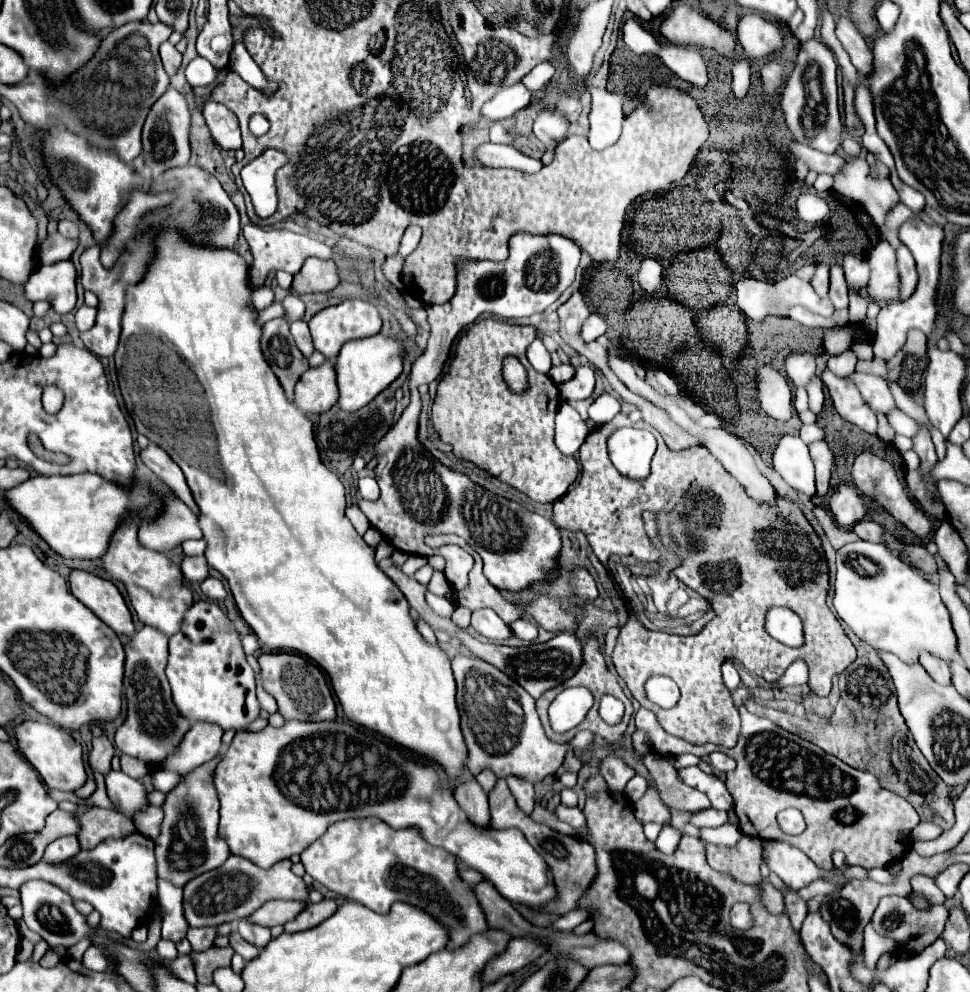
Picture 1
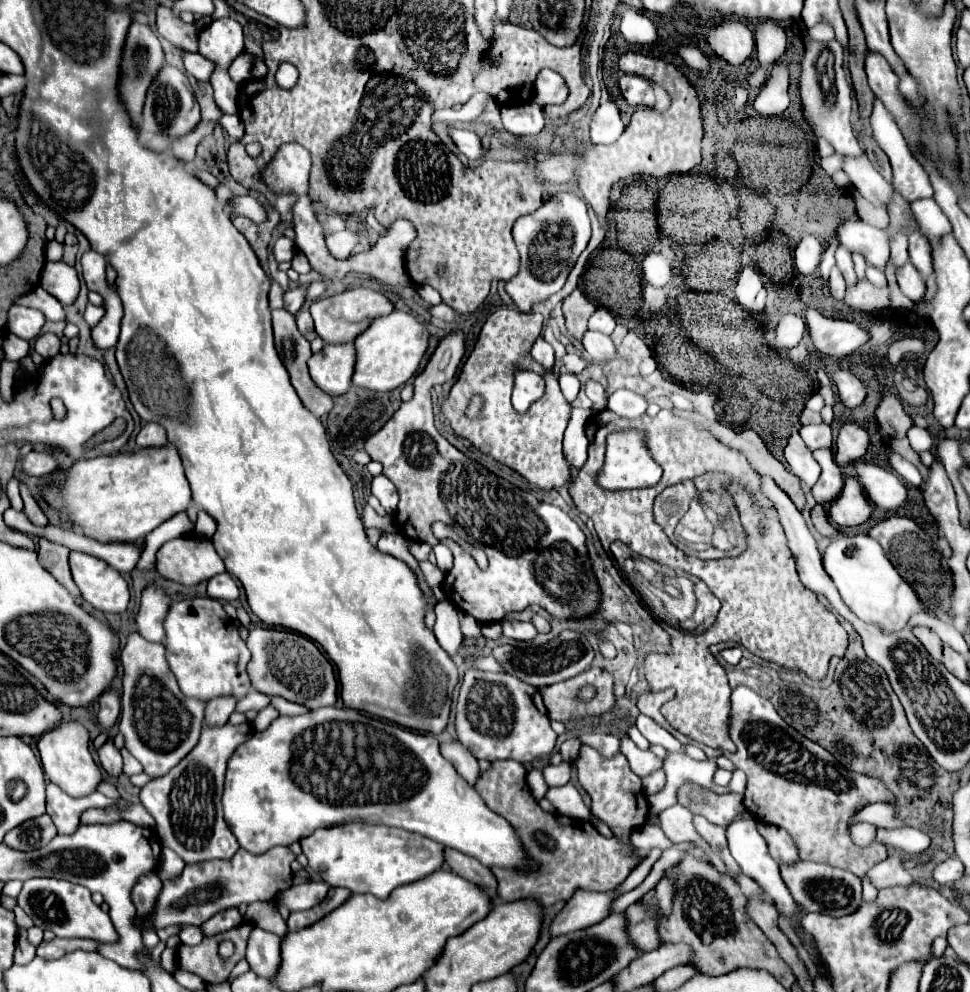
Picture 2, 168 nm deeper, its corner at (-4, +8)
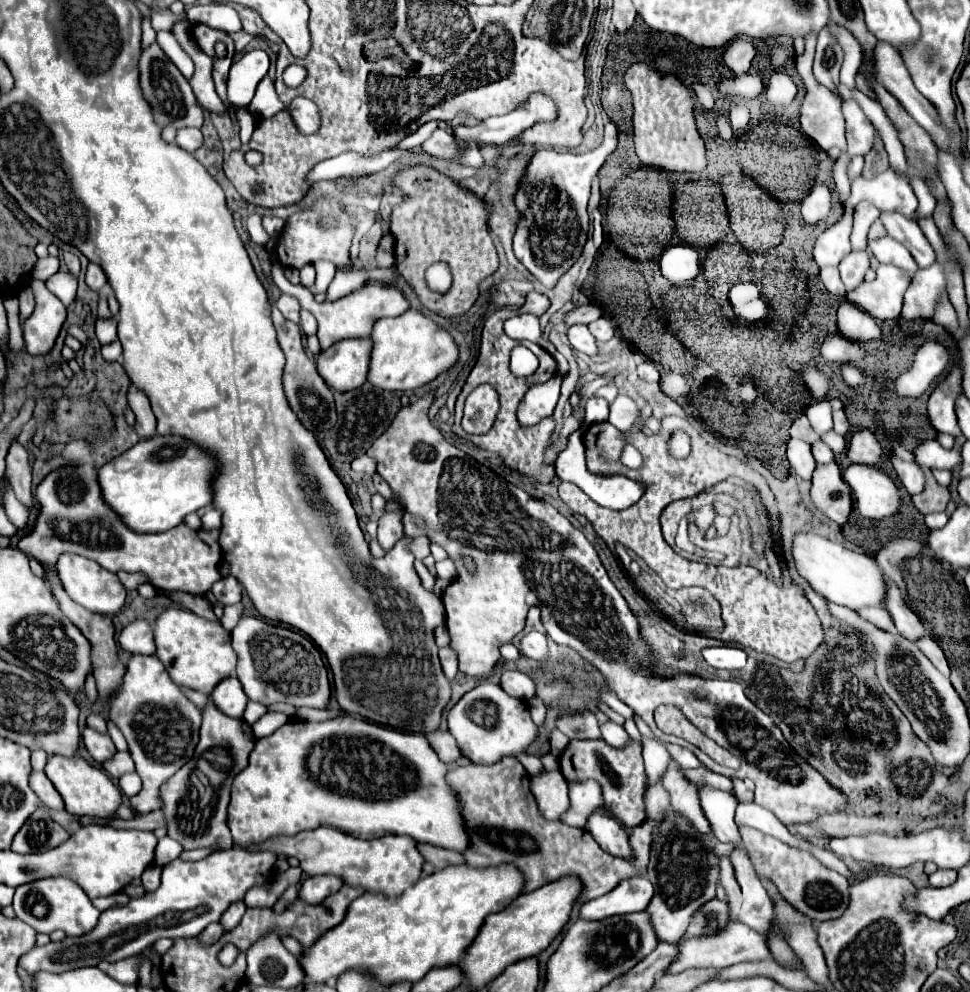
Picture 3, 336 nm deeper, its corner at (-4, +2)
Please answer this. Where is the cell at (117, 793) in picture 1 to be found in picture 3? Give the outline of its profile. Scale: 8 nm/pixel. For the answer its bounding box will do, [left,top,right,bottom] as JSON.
[83,726,117,764]

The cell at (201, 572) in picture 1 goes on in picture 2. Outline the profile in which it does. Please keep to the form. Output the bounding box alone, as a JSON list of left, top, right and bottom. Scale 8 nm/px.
[157,534,225,586]

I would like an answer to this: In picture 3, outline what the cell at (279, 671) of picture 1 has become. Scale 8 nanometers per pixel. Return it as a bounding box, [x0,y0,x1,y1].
[233,616,331,708]

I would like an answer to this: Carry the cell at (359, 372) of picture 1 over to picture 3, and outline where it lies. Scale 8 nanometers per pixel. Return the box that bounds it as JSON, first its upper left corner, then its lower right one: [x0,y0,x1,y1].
[369,310,457,390]

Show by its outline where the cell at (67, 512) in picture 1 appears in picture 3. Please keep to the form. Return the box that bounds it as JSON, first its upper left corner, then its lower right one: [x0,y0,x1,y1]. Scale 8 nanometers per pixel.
[97,436,215,534]

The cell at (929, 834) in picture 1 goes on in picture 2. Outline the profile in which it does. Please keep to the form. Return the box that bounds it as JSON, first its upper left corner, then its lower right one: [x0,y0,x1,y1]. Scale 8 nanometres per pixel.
[877,826,931,856]

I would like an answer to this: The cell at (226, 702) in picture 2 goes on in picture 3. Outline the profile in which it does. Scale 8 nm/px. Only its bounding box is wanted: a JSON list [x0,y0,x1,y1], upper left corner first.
[211,676,249,718]

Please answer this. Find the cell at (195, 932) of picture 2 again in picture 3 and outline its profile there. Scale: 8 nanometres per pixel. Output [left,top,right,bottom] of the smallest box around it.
[197,922,223,944]

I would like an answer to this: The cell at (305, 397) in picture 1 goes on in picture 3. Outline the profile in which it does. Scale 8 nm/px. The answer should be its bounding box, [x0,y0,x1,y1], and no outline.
[317,338,371,392]

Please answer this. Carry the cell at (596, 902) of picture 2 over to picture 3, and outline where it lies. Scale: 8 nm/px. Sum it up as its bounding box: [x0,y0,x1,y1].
[579,878,653,920]

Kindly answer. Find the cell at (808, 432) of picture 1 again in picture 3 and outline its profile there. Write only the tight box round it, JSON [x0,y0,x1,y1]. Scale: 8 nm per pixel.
[813,440,833,464]

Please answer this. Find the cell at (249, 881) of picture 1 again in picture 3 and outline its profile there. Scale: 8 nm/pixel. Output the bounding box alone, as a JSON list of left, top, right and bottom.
[19,846,277,974]

